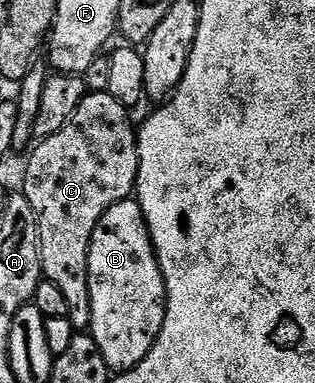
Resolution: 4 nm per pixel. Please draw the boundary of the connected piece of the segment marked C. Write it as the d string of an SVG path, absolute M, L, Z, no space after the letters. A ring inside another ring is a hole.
M90 93L76 113L52 137L41 140L29 152L24 194L38 210L40 257L45 282L58 286L70 306L69 320L75 332L82 333L90 326L90 290L88 289L88 249L100 217L120 201L131 198L138 185L138 137L135 124L130 124L131 112L116 97L108 93Z

